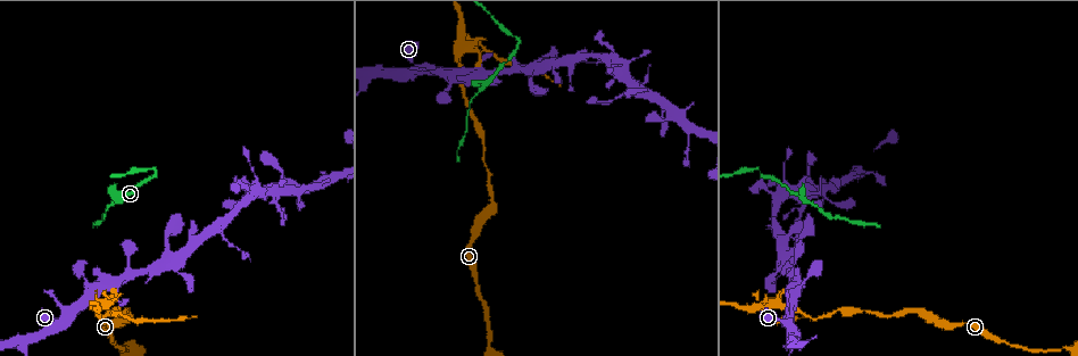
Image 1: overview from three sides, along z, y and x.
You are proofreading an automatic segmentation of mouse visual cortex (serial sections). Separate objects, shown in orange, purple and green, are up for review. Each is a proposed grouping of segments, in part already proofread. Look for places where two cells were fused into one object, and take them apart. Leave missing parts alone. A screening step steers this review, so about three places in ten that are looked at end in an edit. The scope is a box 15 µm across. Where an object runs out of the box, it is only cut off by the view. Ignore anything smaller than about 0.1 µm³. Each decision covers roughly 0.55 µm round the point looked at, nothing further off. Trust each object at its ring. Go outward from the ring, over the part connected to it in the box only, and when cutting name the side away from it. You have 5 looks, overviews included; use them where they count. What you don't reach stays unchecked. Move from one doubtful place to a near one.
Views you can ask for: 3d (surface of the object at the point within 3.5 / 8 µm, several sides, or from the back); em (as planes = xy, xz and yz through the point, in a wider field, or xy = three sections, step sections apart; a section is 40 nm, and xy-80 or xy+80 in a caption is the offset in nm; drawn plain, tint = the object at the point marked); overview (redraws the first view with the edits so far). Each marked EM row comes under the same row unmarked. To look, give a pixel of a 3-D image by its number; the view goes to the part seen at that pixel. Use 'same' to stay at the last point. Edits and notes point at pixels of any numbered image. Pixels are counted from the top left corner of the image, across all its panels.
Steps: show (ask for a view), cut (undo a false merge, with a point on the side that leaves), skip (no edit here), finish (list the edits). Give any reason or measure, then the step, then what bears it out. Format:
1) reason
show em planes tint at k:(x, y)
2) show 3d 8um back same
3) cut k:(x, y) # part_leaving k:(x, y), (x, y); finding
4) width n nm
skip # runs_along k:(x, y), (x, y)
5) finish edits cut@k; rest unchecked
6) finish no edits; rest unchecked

thick turns thin
show 3d 3.5um at 1:(926, 318)

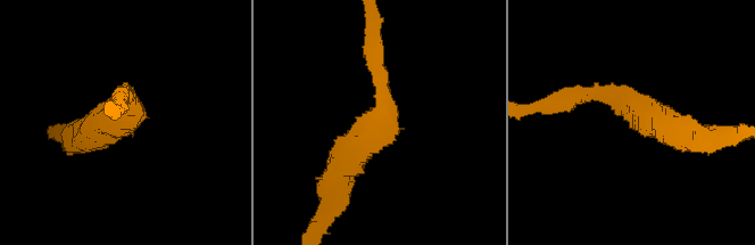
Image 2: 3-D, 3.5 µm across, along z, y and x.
arm_widths 200, 450 nm
show em xy step 5 tint at 2:(380, 118)

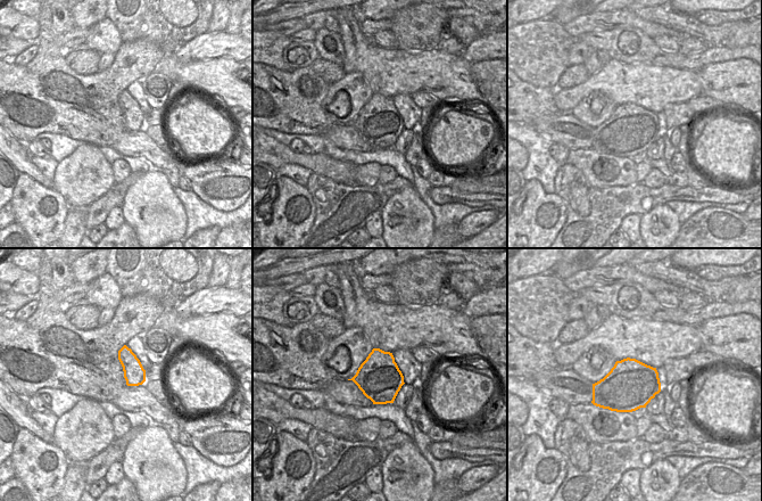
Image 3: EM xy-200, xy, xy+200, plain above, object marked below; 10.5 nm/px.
show em xy step 1 tint same

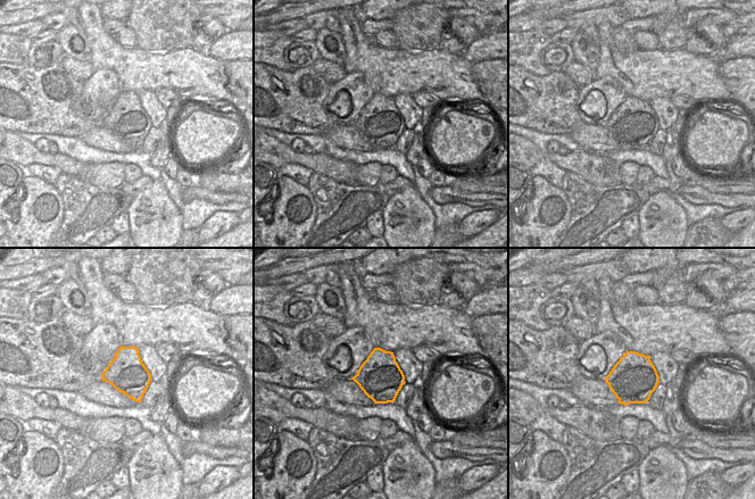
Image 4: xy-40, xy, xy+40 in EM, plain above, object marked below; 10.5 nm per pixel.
width 460 nm
skip # runs_along 2:(339, 172), (384, 117), (374, 56); all the same cell

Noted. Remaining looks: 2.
arms part here
show 3d 3.5um at 1:(766, 304)

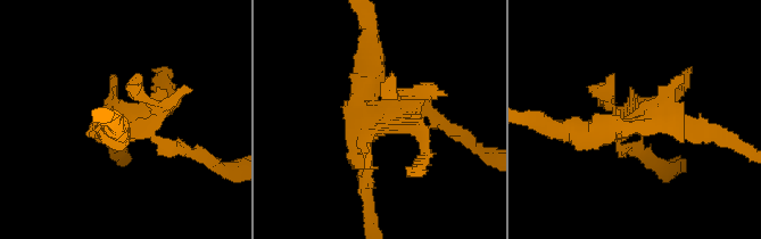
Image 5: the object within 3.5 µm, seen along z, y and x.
show em planes tint at 5:(635, 121)

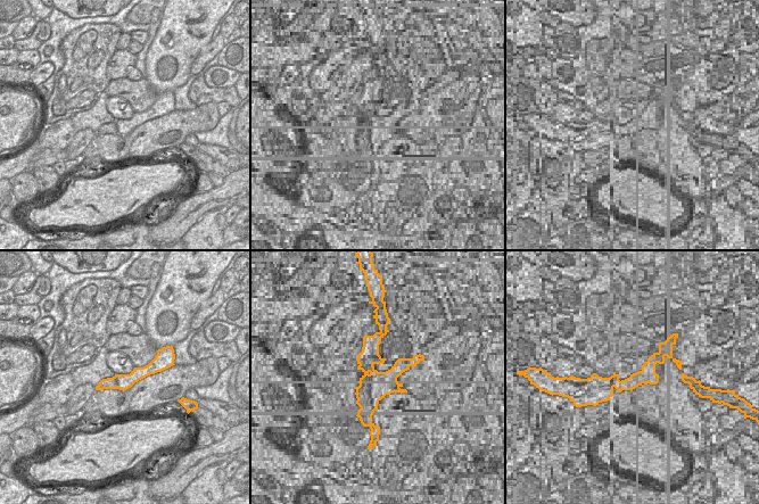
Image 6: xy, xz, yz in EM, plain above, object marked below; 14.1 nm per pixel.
cut 5:(623, 149) # border 6:(114, 377), (117, 387); two cells meet here

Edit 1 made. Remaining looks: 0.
finish edits cut@5; rest unchecked

